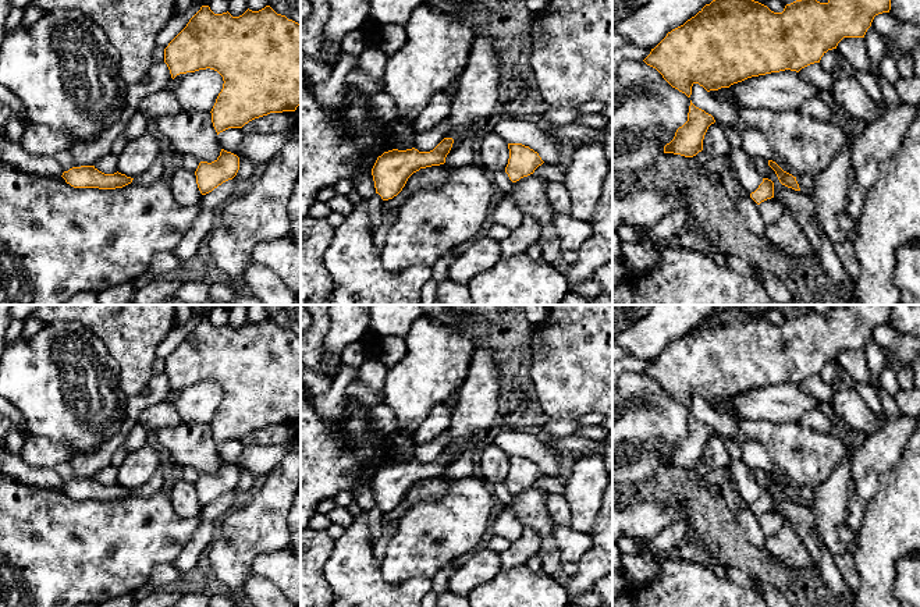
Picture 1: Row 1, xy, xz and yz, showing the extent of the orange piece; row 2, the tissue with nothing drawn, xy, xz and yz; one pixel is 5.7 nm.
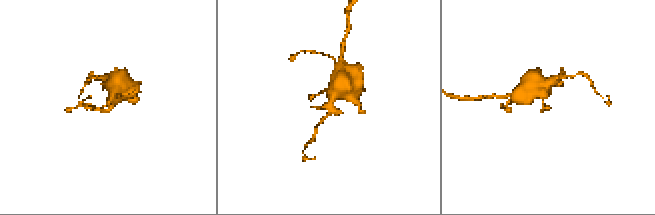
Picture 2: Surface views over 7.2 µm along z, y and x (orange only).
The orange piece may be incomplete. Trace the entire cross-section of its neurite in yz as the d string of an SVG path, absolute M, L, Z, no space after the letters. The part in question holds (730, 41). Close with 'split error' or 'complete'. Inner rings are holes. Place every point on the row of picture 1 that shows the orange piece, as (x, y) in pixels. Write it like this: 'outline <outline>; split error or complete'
outline M713 0L683 25L672 29L651 49L643 60L656 68L675 89L692 95L692 86L699 84L707 92L729 88L752 77L779 72L785 70L799 72L802 68L820 63L821 57L843 38L864 38L875 15L889 13L891 0L796 0L786 4L782 13L774 13L754 0Z; complete

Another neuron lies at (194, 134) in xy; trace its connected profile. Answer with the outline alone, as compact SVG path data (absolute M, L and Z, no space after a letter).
M210 111L160 116L152 120L152 129L174 152L195 156L199 161L212 163L220 156L221 148L212 123Z

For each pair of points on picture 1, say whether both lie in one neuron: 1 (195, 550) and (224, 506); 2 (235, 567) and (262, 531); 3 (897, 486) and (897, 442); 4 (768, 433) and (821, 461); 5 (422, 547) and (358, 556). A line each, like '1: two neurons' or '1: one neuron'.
1: one neuron
2: one neuron
3: two neurons
4: one neuron
5: two neurons

